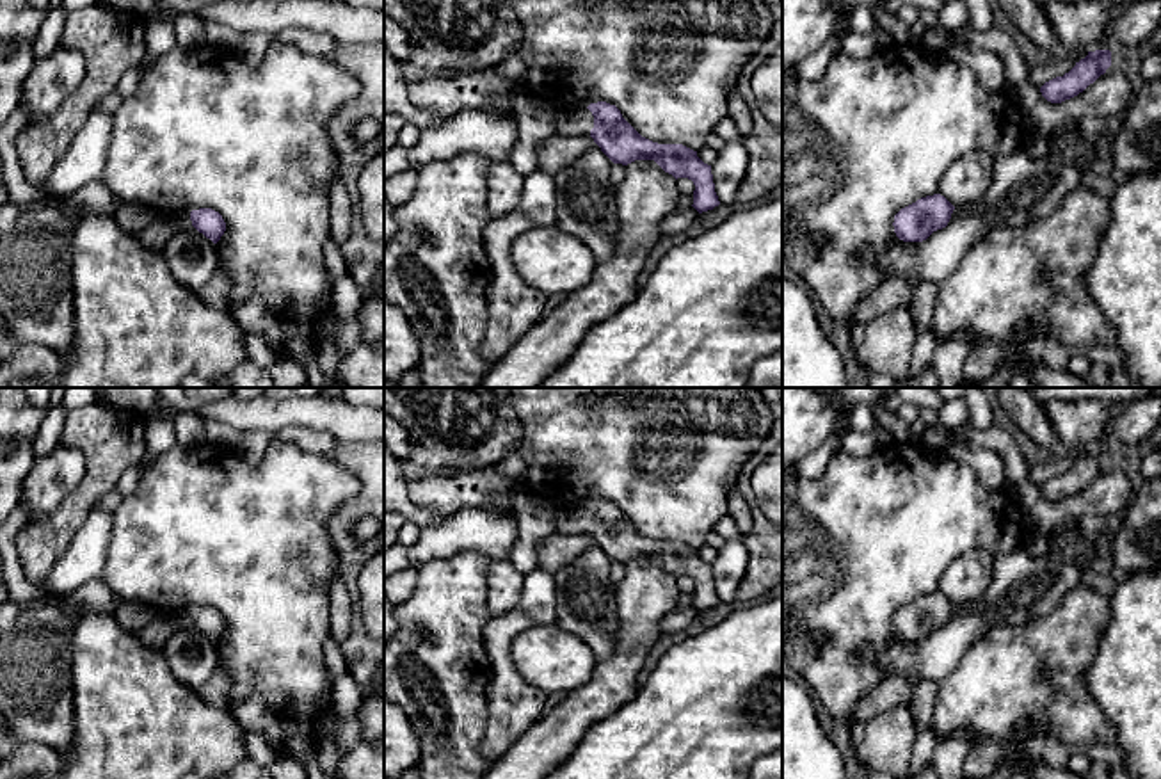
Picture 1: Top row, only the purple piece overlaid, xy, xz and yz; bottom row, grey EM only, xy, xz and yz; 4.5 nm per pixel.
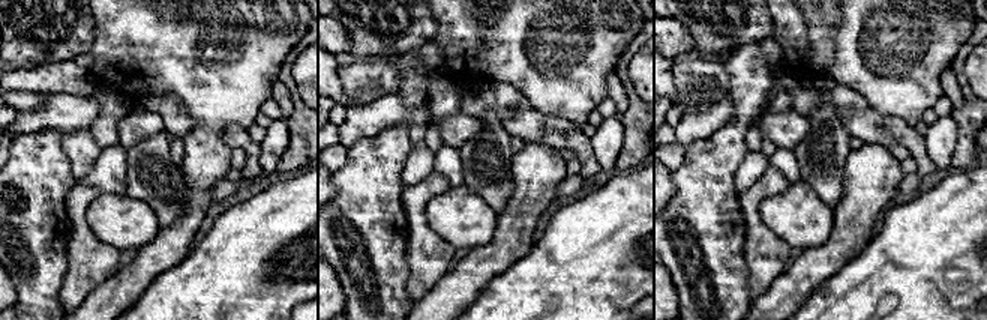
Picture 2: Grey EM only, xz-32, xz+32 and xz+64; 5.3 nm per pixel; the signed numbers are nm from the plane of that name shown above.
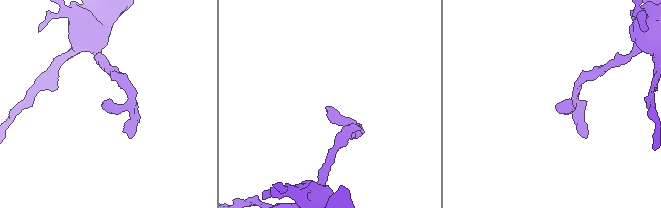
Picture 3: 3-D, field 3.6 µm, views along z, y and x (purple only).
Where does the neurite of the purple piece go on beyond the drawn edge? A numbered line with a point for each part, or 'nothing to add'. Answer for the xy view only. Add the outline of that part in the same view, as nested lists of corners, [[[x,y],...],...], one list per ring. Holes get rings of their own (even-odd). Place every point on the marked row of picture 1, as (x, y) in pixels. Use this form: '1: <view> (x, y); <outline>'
1: xy (155, 235); [[[190,212],[176,217],[158,217],[153,224],[140,231],[137,238],[146,249],[160,253],[176,229],[183,229],[190,224]]]

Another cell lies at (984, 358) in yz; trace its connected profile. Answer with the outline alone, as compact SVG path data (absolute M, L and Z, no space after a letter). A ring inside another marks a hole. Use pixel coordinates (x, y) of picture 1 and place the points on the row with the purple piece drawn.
M983 338L976 347L971 347L964 365L964 381L987 379L1006 356L1006 347L992 338Z

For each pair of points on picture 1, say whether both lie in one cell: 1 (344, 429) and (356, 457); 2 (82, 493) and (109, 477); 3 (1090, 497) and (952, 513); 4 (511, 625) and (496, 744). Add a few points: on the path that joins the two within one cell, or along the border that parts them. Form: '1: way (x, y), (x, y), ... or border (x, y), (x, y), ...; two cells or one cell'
1: border (342, 441), (365, 443); two cells
2: way (89, 489), (102, 477); one cell
3: border (1005, 488), (1019, 507), (1030, 536); two cells
4: way (502, 655), (502, 714); one cell

